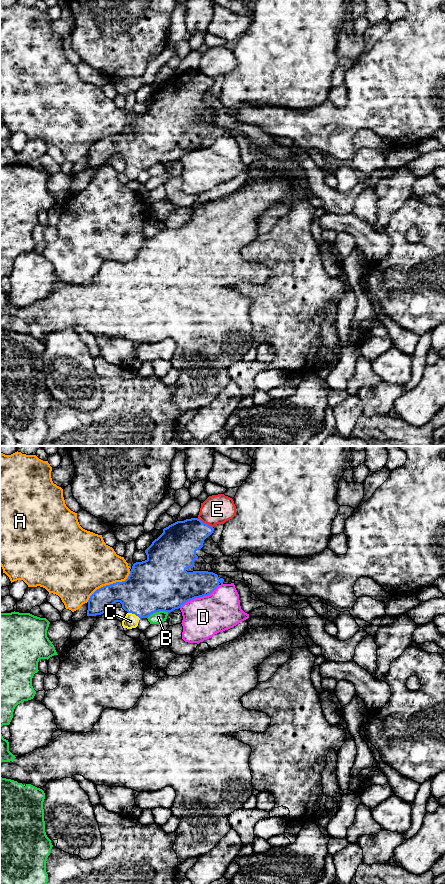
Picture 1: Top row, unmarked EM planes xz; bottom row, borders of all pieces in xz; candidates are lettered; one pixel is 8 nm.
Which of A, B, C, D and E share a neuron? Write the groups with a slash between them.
A / B / C / D / E

